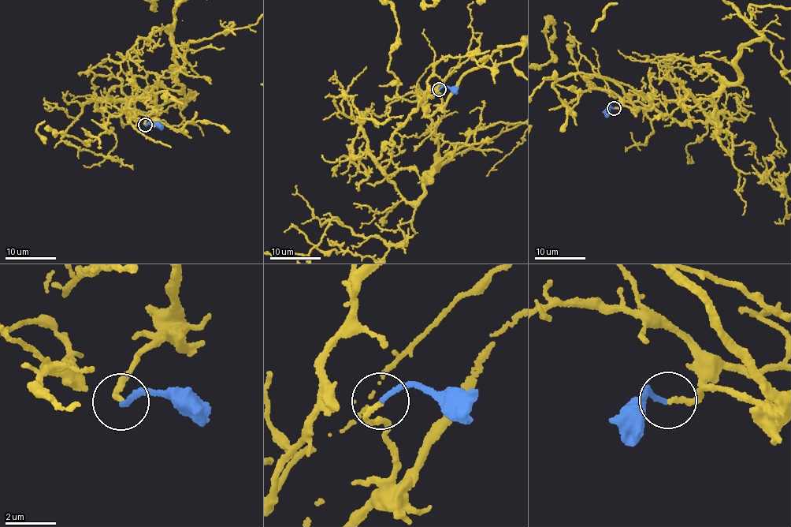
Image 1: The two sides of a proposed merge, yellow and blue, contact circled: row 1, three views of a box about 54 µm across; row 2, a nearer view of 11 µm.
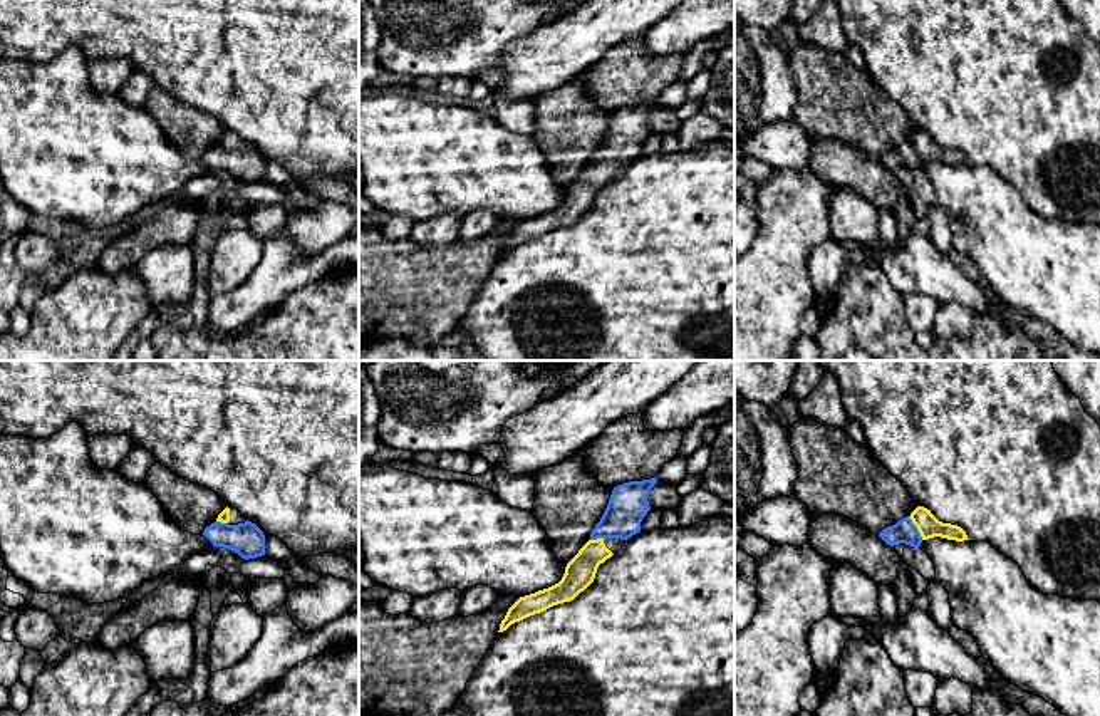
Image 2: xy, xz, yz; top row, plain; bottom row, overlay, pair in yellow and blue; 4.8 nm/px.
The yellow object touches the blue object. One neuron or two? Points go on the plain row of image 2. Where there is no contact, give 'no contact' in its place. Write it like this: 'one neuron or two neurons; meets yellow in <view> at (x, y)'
one neuron; meets yellow in yz at (918, 153)

